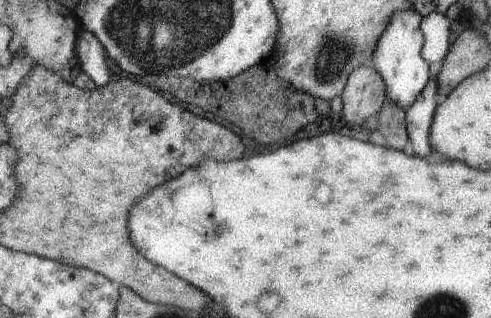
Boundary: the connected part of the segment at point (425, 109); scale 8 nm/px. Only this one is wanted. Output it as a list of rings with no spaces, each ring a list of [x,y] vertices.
[[[434,68],[433,77],[425,86],[424,90],[412,103],[405,114],[407,126],[407,135],[412,143],[416,155],[426,158],[434,158],[435,154],[429,141],[430,127],[433,124],[433,116],[437,103],[437,94],[439,93],[438,81],[436,81],[436,72]]]

